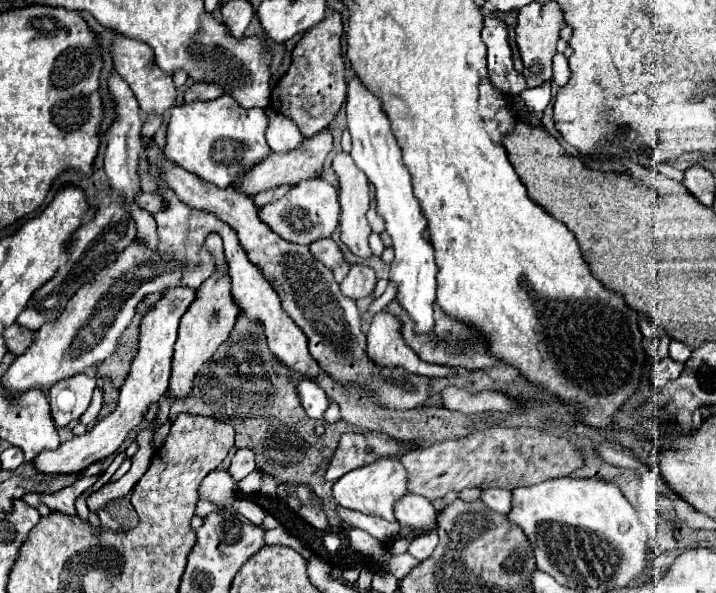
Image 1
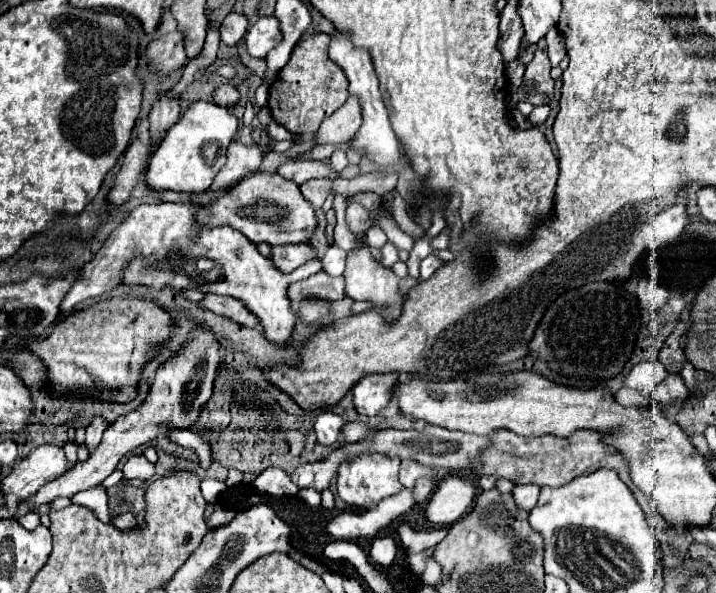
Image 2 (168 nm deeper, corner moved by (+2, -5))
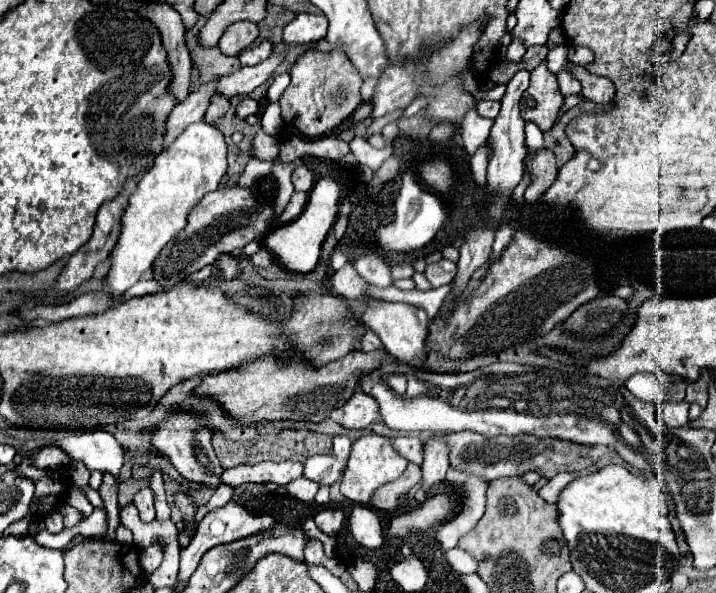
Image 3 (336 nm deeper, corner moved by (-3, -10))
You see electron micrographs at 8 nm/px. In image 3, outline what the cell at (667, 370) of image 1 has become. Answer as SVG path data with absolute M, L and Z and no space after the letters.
M663 402L657 406L657 418L661 424L667 424L669 428L675 426L687 426L689 418L689 404L687 402Z

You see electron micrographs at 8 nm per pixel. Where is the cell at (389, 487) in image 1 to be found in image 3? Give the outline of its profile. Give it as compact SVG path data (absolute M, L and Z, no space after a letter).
M375 432L365 434L359 440L355 440L353 446L351 446L349 464L347 464L347 470L341 478L341 492L343 492L345 498L349 498L353 502L369 504L373 492L379 486L383 486L391 480L397 480L403 474L405 468L407 468L407 460L393 448L393 444L387 436L381 436L381 434L375 434Z

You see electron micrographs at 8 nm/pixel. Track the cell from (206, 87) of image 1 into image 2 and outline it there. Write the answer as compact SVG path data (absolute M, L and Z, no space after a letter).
M224 83L224 85L218 85L214 91L212 91L212 97L214 97L214 103L216 105L226 105L226 107L232 107L236 101L238 101L238 91L234 85L230 83Z

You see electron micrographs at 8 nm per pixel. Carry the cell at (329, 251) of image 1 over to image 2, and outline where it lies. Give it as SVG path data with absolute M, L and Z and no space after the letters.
M308 243L300 245L282 245L282 247L272 247L272 263L282 271L282 273L292 273L300 265L318 259L316 249Z

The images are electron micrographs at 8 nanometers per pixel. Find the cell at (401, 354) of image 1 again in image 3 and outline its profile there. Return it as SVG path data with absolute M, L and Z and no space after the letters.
M355 392L341 410L343 410L343 416L341 416L339 424L347 430L367 428L373 420L379 418L377 402L363 392Z

